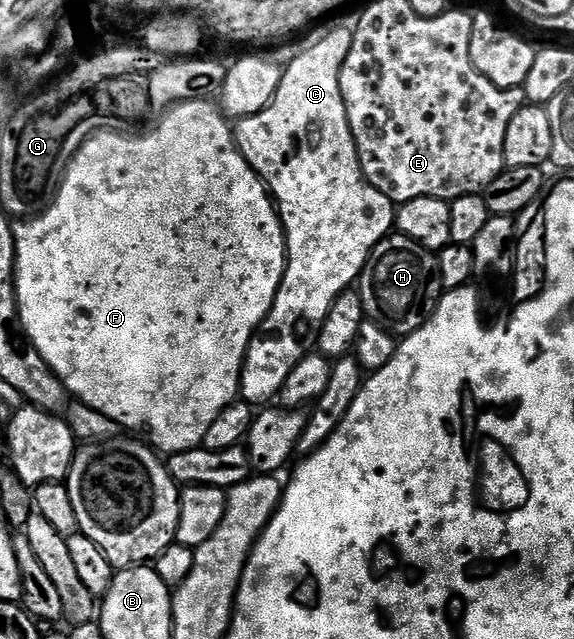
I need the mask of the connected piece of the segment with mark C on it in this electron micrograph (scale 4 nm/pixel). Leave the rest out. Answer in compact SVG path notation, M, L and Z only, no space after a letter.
M334 30L331 34L326 34L319 40L315 46L307 48L303 54L298 54L282 71L282 79L274 93L274 99L266 105L259 114L253 114L247 118L237 119L236 122L236 145L239 152L244 156L244 160L248 160L248 164L258 175L262 177L266 184L267 190L270 192L271 198L277 209L279 218L282 219L282 231L286 233L286 271L280 280L280 288L274 297L272 308L266 313L266 319L258 325L254 331L254 338L250 342L250 347L246 350L246 359L242 365L242 384L240 387L241 401L251 404L270 404L281 395L284 388L284 380L288 380L288 372L292 372L292 368L296 368L296 364L300 364L302 357L315 345L320 328L324 324L324 320L328 316L328 312L332 308L332 304L340 297L344 291L351 289L361 279L362 269L366 267L368 256L372 252L372 248L376 248L376 244L380 244L380 240L391 233L396 226L396 206L391 202L388 196L384 196L384 192L380 192L374 187L373 182L364 176L362 165L358 159L358 149L356 148L356 140L352 136L352 128L348 124L348 112L344 108L344 100L340 92L340 72L344 60L350 51L350 45L354 39L353 33L347 30Z

